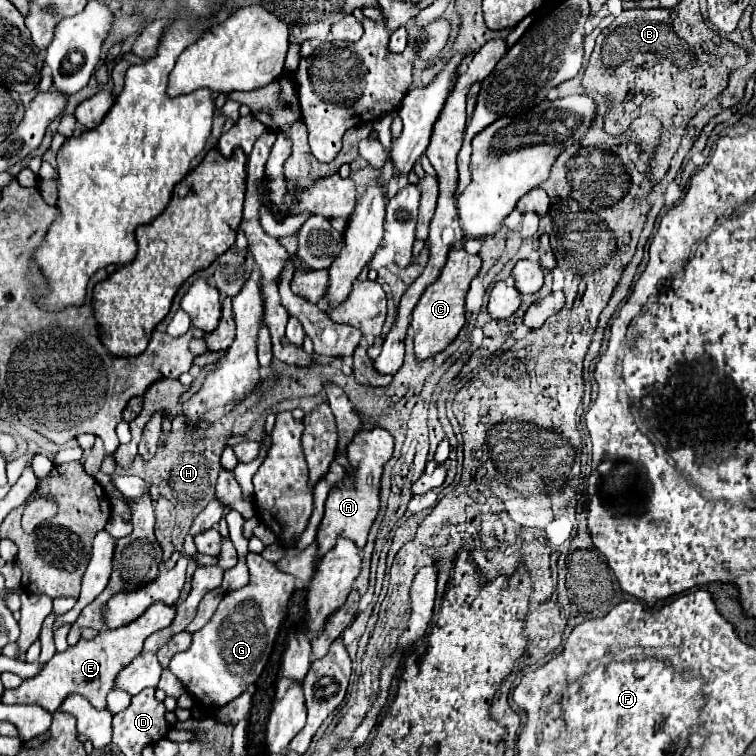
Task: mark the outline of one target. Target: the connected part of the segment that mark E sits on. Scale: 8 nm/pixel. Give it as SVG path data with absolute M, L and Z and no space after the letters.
M154 602L140 618L134 622L114 628L114 630L102 630L92 640L80 640L76 646L70 646L64 652L56 652L54 658L42 666L40 674L24 680L14 690L4 690L2 702L4 704L38 704L48 712L54 712L60 708L62 700L68 694L82 694L94 708L104 710L106 708L106 694L112 690L116 674L130 664L140 652L146 642L146 638L166 626L172 624L176 618L178 606L166 604L166 602Z

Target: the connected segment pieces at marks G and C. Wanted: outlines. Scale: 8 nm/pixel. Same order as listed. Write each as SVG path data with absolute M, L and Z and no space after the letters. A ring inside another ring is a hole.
M250 552L246 556L246 564L250 570L250 582L234 592L226 592L226 596L222 598L222 602L218 604L218 610L214 612L212 620L198 632L192 634L192 644L188 650L178 652L172 656L168 670L184 684L186 692L190 692L192 696L196 696L202 704L206 704L208 708L222 708L228 702L232 702L234 698L238 698L244 690L248 690L262 674L268 656L272 652L278 628L286 616L286 606L288 606L288 598L296 588L296 578L292 574L282 572L274 562L264 560L260 554Z
M452 250L448 254L448 262L440 278L432 286L428 286L422 298L418 300L414 314L412 314L412 324L410 324L410 328L414 330L414 354L418 360L426 360L442 352L448 344L454 342L460 328L466 324L464 298L466 298L472 278L480 270L480 264L482 264L480 256L472 256L466 250Z

